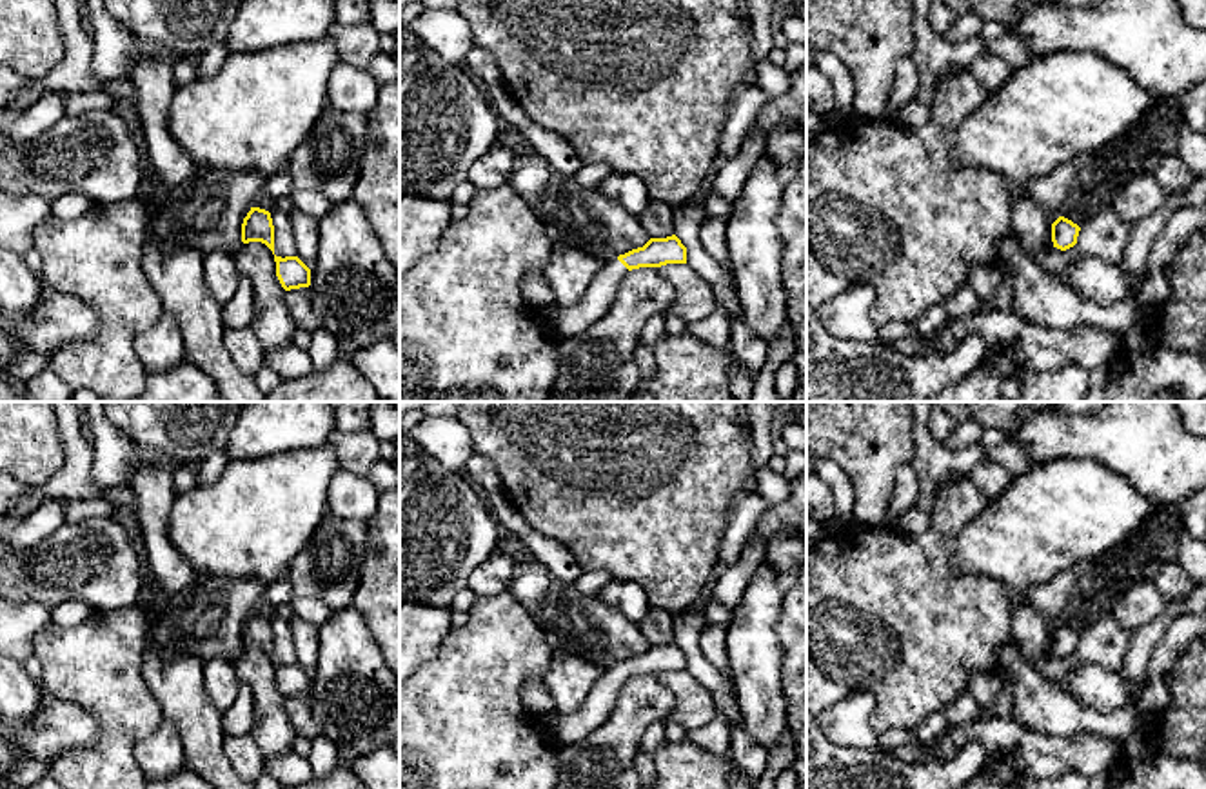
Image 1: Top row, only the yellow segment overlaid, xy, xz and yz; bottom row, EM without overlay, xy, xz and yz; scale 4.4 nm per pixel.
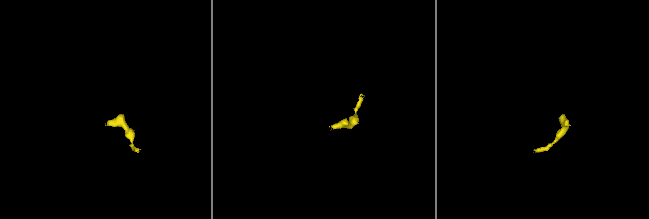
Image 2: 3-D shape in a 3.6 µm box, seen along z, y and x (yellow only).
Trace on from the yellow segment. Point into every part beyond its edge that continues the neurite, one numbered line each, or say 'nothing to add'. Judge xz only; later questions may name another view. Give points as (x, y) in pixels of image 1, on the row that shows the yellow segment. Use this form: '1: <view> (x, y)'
1: xz (558, 322)

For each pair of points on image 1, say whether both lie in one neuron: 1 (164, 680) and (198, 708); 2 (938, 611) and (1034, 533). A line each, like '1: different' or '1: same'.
1: same
2: different

